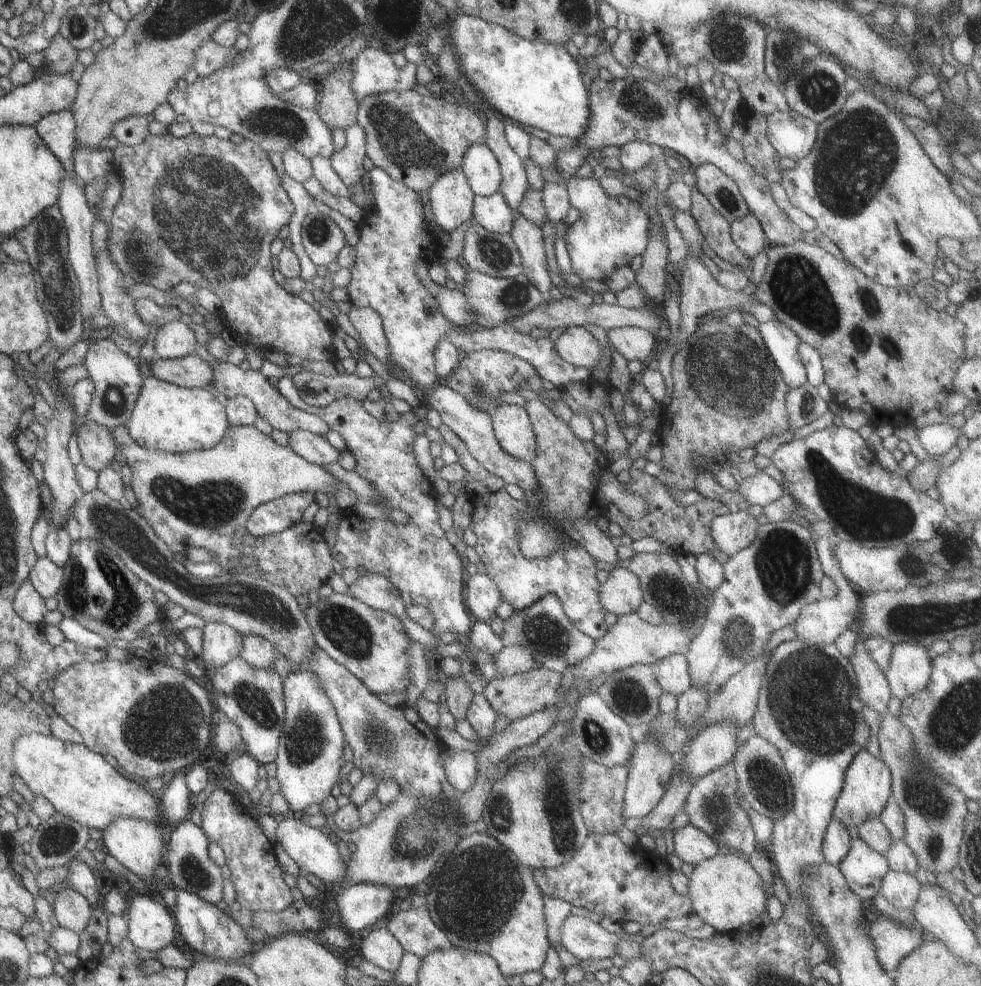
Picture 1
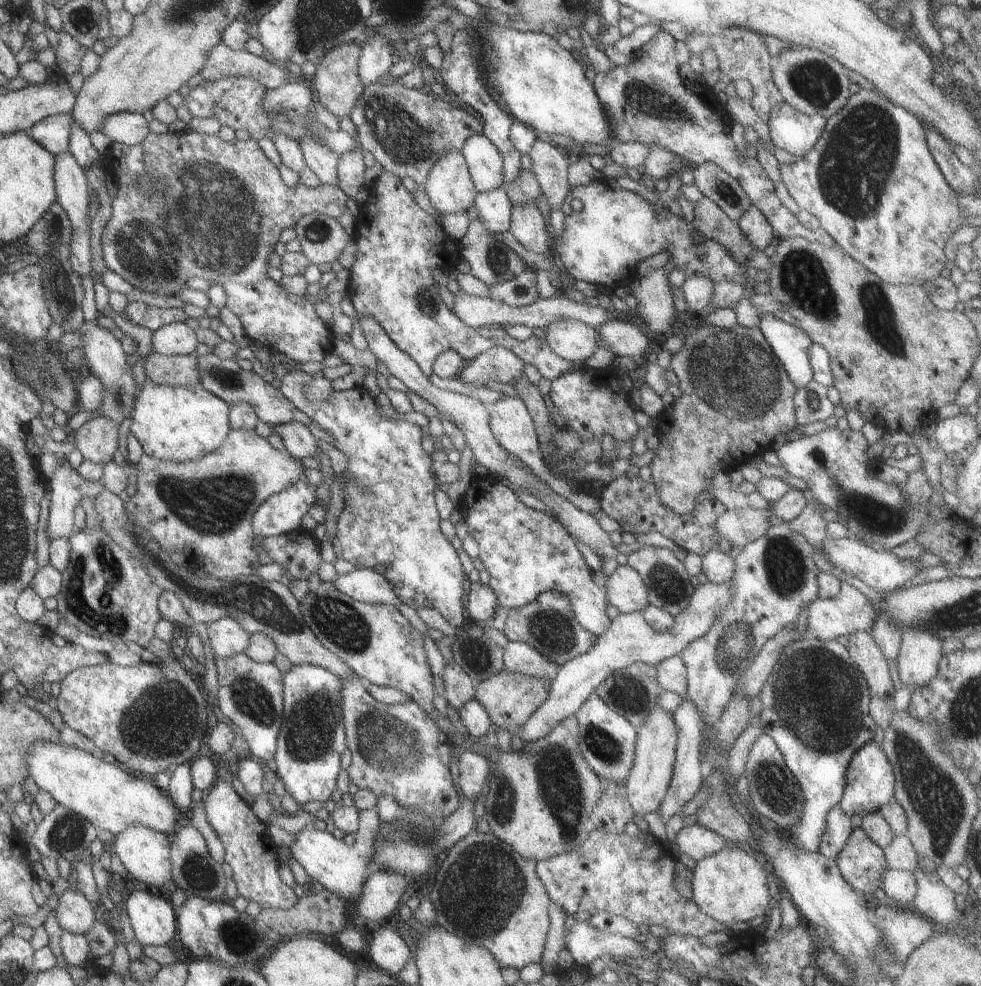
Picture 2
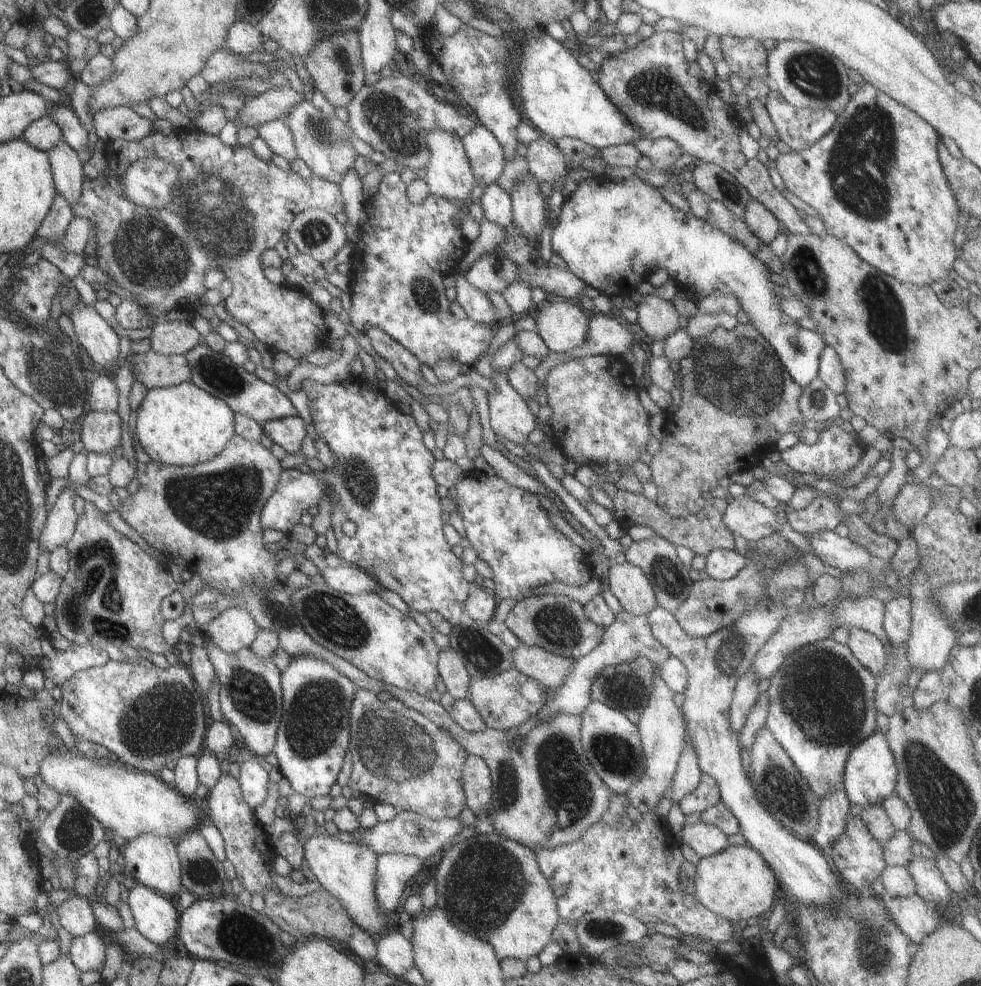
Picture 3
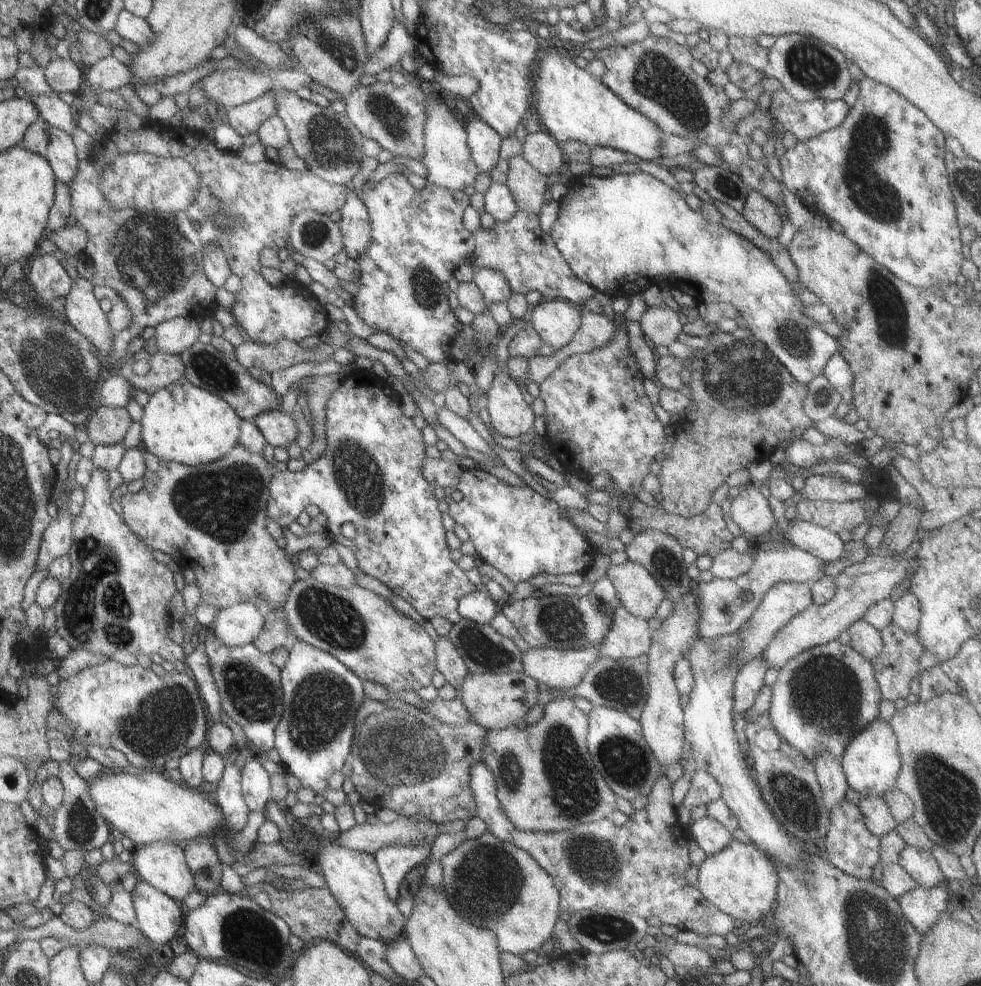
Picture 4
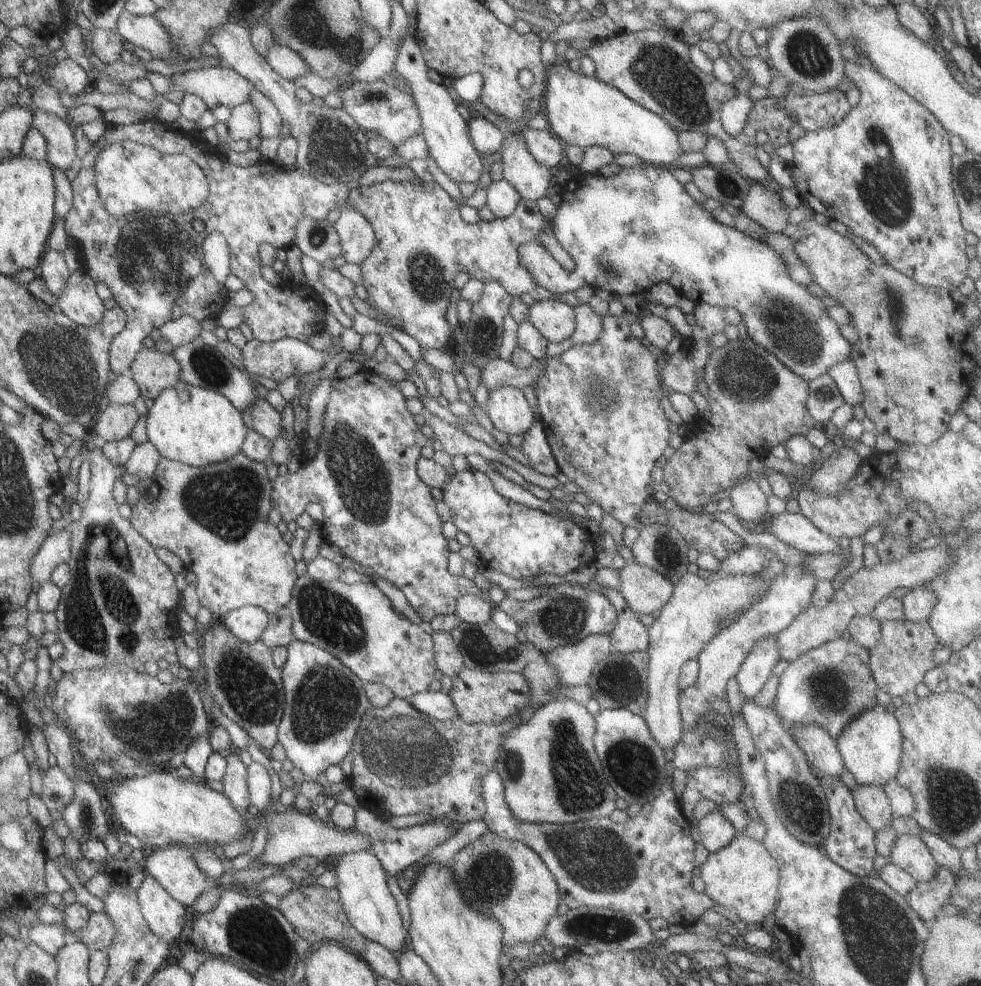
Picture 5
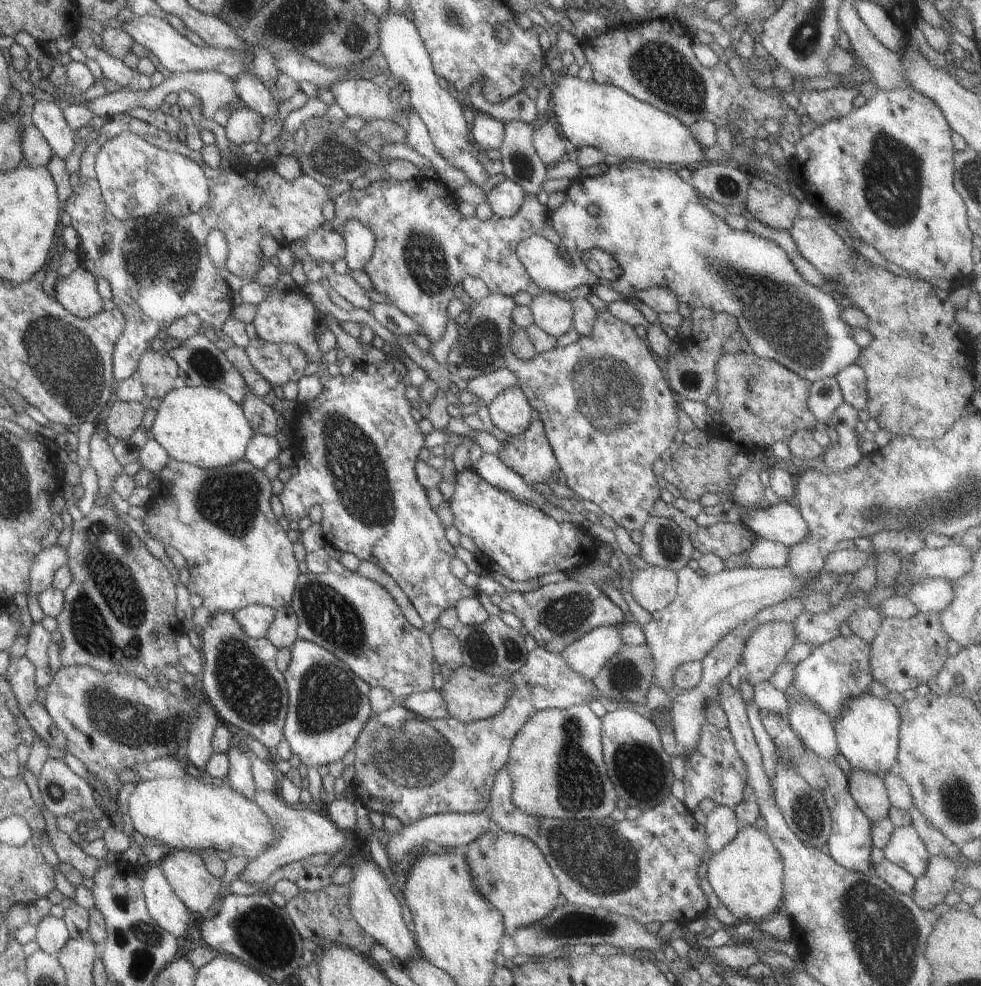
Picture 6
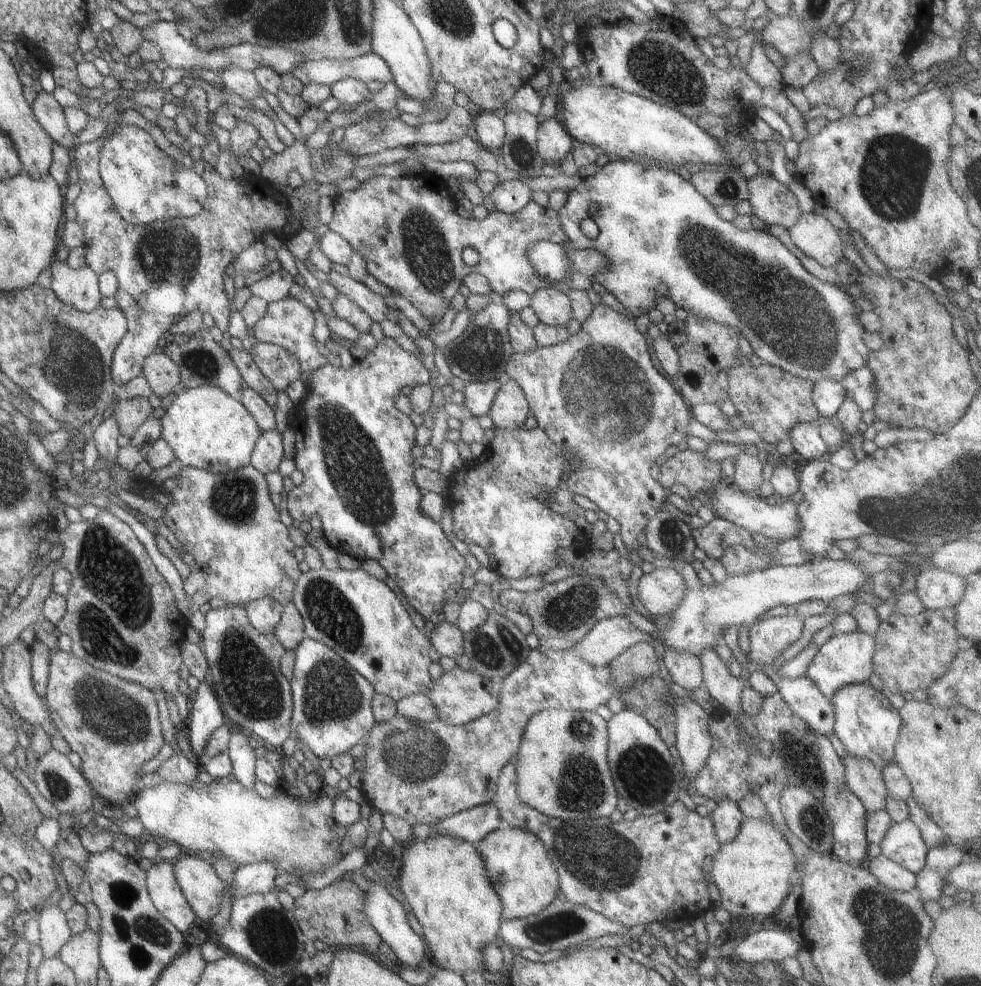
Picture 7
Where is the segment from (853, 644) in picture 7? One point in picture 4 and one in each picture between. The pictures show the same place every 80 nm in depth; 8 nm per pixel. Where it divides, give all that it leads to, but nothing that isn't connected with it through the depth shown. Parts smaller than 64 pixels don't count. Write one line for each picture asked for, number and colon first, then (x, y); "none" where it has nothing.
4: (822, 696)
5: (829, 685)
6: (837, 669)

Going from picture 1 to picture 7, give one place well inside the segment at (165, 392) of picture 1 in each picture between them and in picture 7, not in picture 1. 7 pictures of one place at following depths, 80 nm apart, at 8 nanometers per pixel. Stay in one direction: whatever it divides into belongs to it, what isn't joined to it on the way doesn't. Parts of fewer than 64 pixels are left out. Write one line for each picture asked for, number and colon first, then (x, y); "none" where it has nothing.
2: (179, 423)
3: (179, 425)
4: (181, 423)
5: (197, 427)
6: (200, 426)
7: (207, 429)

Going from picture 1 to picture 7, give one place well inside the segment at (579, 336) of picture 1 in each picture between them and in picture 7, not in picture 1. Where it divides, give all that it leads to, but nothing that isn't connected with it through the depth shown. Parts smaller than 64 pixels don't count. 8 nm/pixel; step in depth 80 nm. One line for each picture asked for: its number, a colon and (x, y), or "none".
2: (573, 341)
3: (562, 325)
4: (554, 321)
5: (554, 320)
6: (552, 313)
7: (550, 304)

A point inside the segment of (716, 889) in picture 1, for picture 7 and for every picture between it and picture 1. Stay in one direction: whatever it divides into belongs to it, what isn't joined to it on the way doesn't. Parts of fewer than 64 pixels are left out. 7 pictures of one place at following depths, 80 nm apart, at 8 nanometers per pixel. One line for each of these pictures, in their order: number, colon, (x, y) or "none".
2: (730, 886)
3: (736, 884)
4: (740, 881)
5: (741, 878)
6: (746, 874)
7: (753, 872)

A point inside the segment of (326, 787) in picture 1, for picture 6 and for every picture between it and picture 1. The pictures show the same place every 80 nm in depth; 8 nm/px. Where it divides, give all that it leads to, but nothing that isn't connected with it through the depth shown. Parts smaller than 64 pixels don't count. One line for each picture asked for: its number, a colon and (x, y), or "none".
2: (310, 741)
3: (310, 743)
4: (319, 696)
5: (323, 701)
6: (328, 705)

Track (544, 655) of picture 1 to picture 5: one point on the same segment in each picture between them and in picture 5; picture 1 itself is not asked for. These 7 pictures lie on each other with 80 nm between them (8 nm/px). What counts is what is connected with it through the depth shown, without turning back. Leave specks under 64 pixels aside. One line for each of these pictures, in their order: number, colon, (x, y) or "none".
2: (546, 624)
3: (554, 623)
4: (560, 622)
5: (562, 615)

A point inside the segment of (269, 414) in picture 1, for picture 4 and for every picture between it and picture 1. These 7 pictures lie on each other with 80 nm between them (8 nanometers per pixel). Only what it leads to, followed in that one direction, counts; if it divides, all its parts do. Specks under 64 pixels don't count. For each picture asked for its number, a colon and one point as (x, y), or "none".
2: (223, 378)
3: (243, 392)
4: (206, 368)

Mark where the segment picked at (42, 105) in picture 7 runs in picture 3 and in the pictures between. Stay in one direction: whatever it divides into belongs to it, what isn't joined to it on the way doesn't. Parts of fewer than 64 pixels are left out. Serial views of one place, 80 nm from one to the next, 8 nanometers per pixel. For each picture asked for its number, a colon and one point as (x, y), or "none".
3: (66, 168)
4: (60, 153)
5: (57, 133)
6: (45, 115)

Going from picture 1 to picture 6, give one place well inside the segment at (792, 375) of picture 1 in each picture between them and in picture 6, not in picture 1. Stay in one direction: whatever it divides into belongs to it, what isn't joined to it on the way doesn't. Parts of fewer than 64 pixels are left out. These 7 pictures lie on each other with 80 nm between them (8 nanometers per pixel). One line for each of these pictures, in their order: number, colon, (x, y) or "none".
2: (788, 344)
3: (609, 235)
4: (617, 233)
5: (624, 233)
6: (651, 222)

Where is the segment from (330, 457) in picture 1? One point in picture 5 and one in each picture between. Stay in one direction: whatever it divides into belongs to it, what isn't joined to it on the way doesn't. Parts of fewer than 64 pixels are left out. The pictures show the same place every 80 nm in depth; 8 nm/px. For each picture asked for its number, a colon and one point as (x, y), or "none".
2: (298, 441)
3: (288, 433)
4: (277, 429)
5: (260, 417)

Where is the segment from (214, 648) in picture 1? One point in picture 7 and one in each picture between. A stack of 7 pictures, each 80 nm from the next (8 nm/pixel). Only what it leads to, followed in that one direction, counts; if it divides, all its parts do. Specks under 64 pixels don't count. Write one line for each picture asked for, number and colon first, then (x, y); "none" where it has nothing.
2: (225, 637)
3: (233, 629)
4: (237, 625)
5: (246, 622)
6: (254, 619)
7: (263, 614)

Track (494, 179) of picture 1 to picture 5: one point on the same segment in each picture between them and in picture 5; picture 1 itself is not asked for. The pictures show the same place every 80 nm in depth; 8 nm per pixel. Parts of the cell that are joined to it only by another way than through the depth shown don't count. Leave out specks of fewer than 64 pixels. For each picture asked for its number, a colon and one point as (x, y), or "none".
2: (484, 165)
3: (485, 156)
4: (483, 144)
5: (485, 137)

